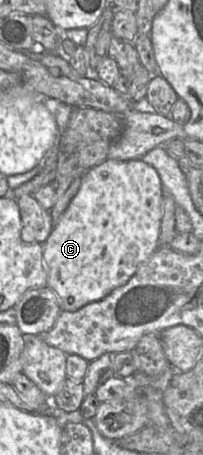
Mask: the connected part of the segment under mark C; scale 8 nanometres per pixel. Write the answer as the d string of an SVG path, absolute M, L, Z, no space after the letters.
M106 159L87 170L77 194L43 243L47 287L57 295L61 311L74 312L105 298L125 285L139 265L160 248L163 201L164 188L157 171L141 159Z

